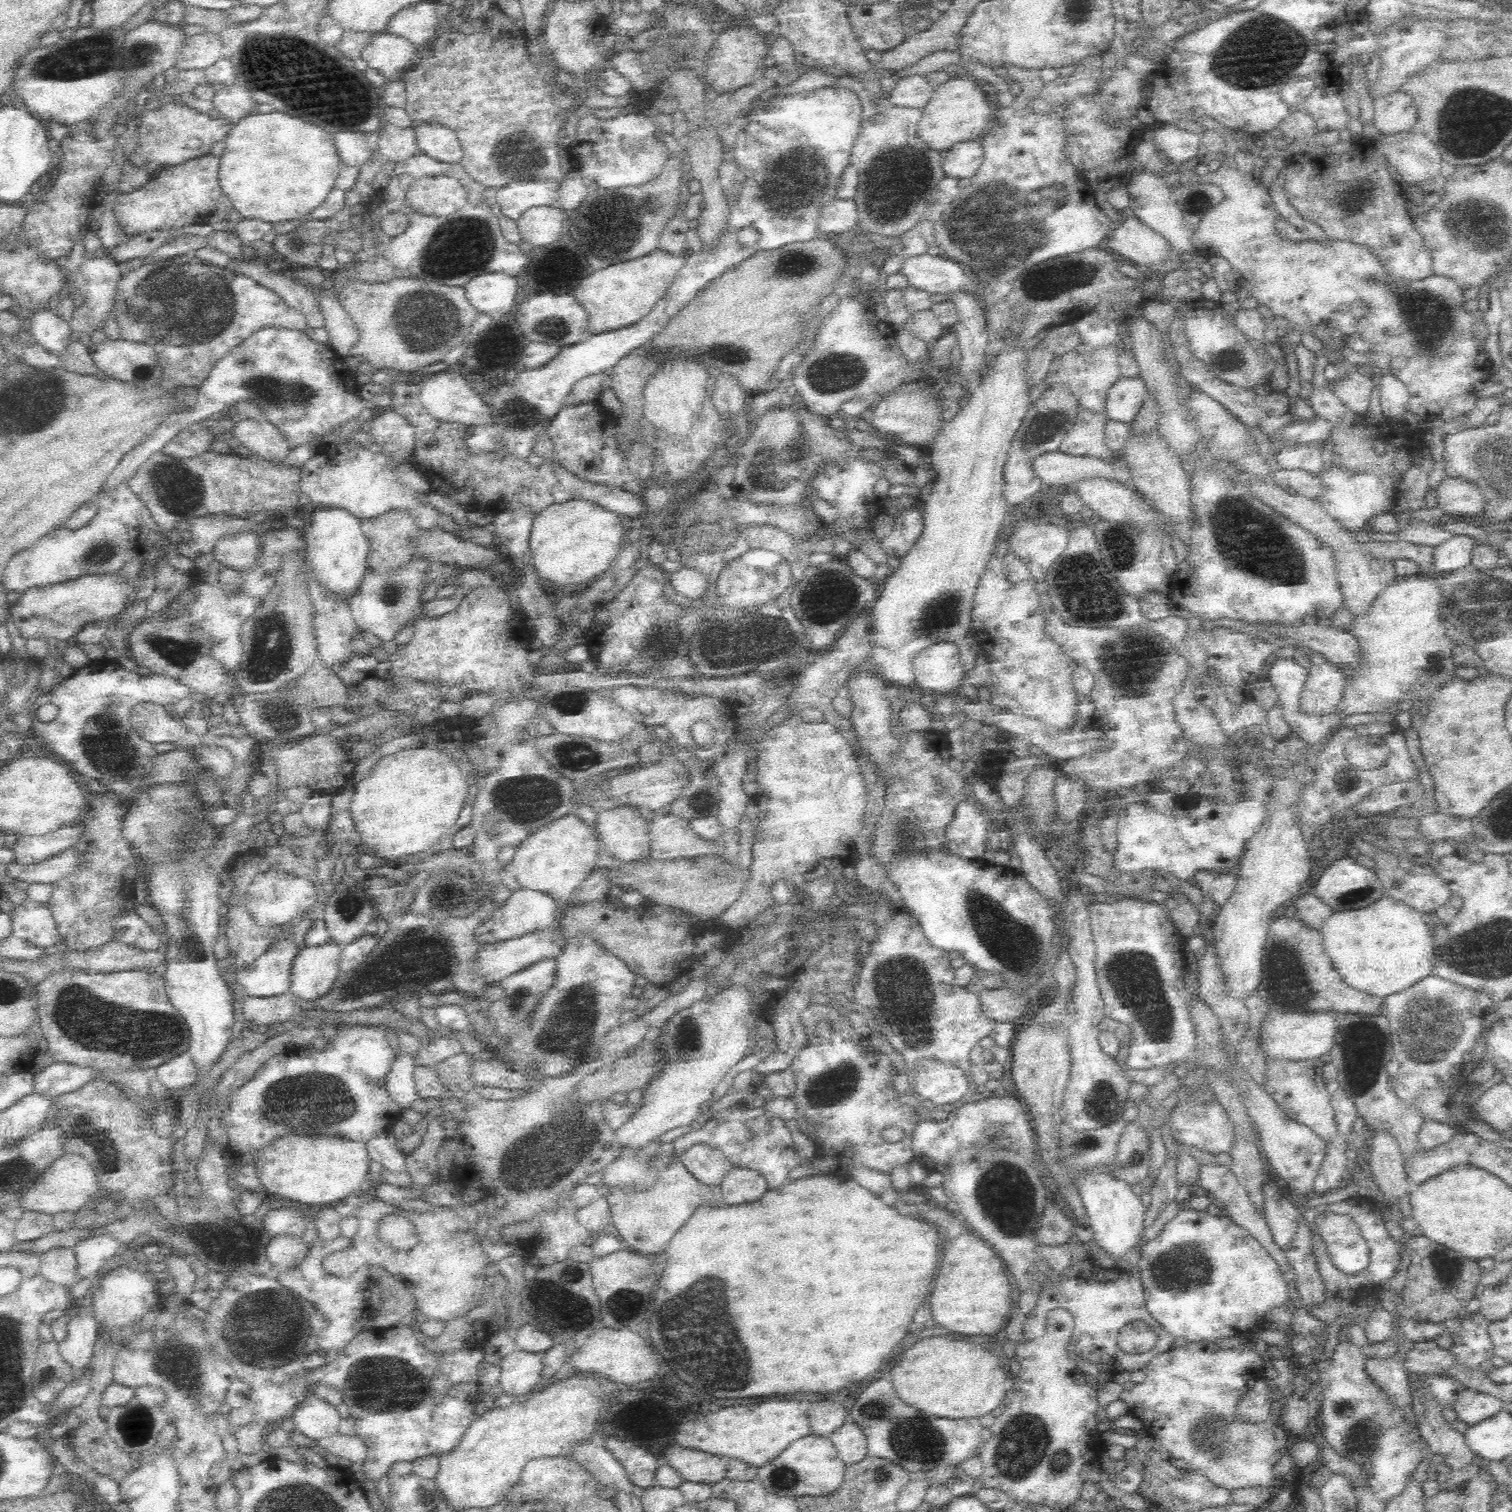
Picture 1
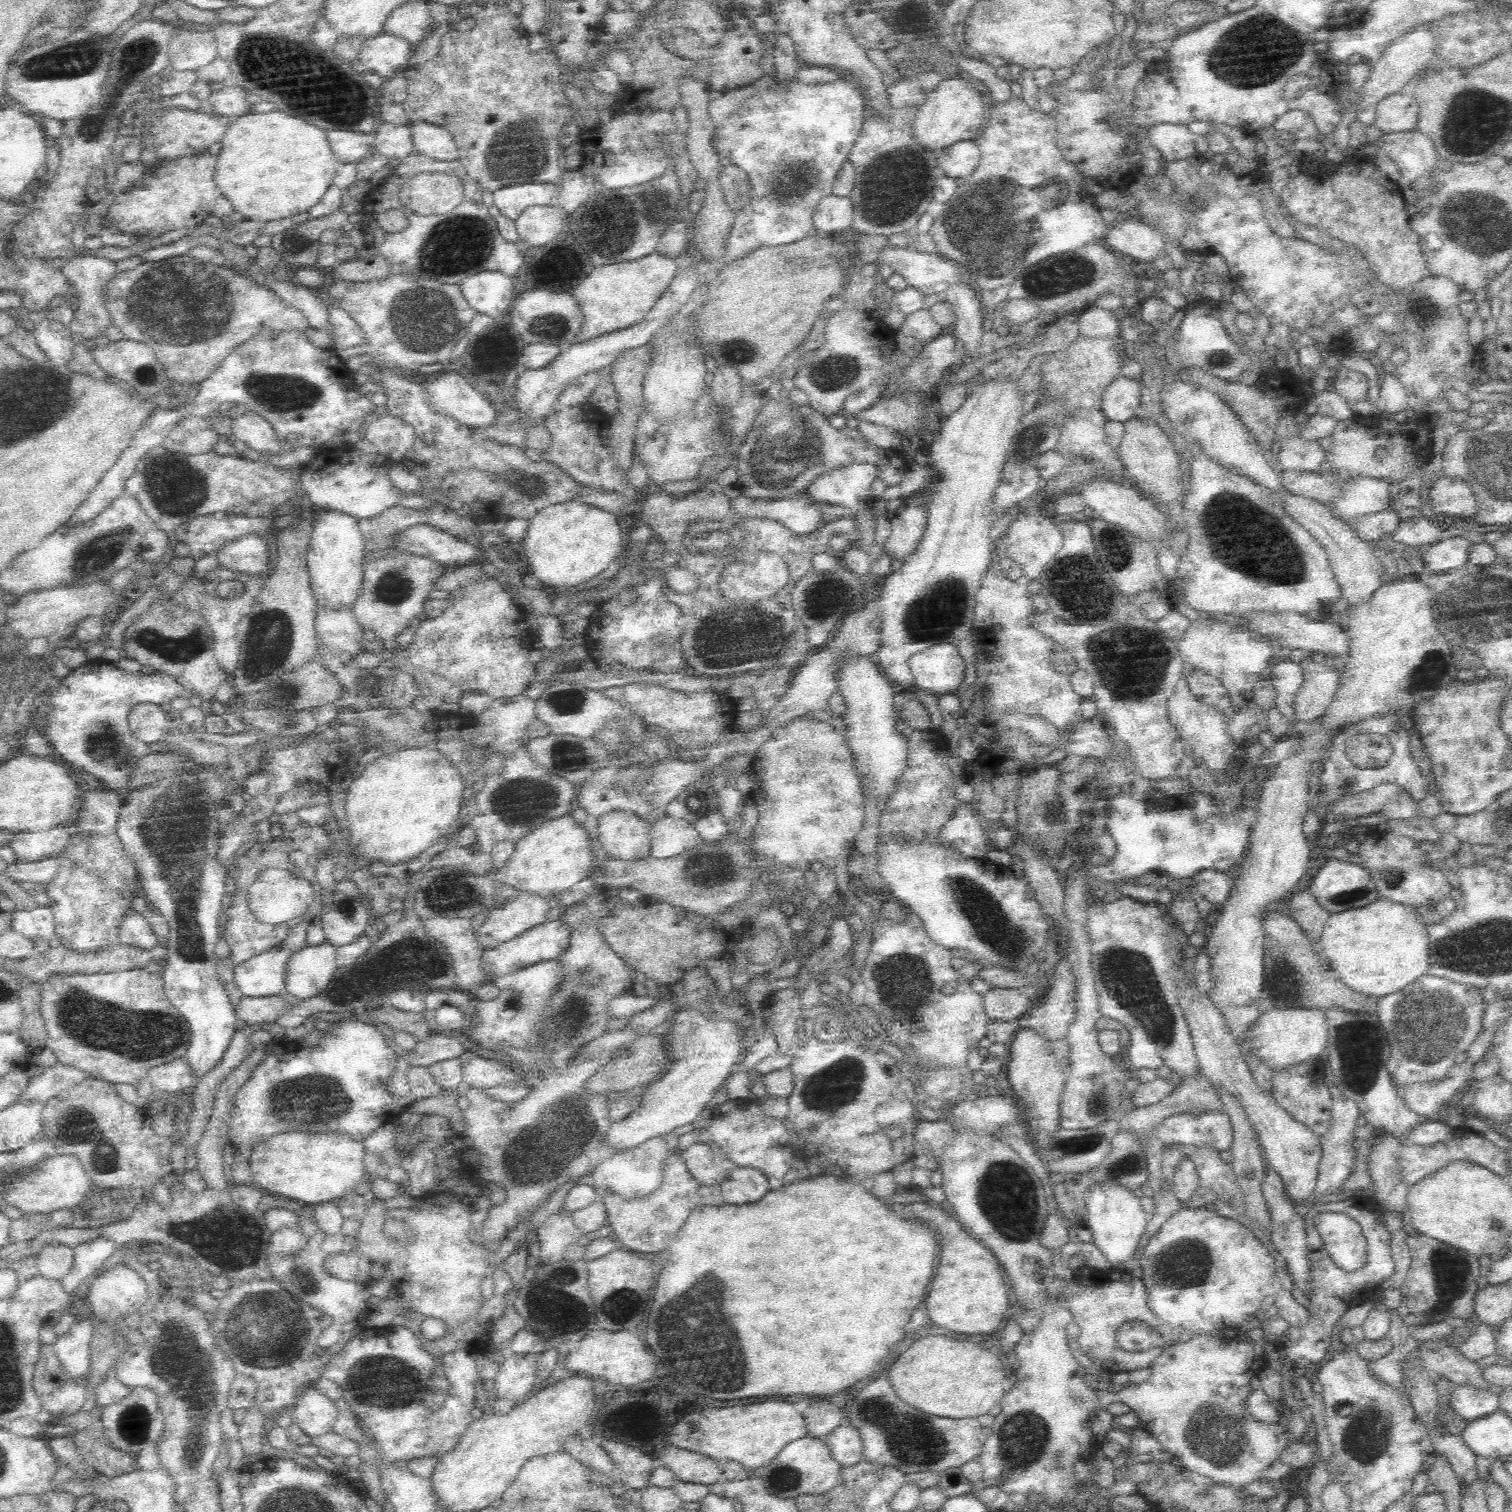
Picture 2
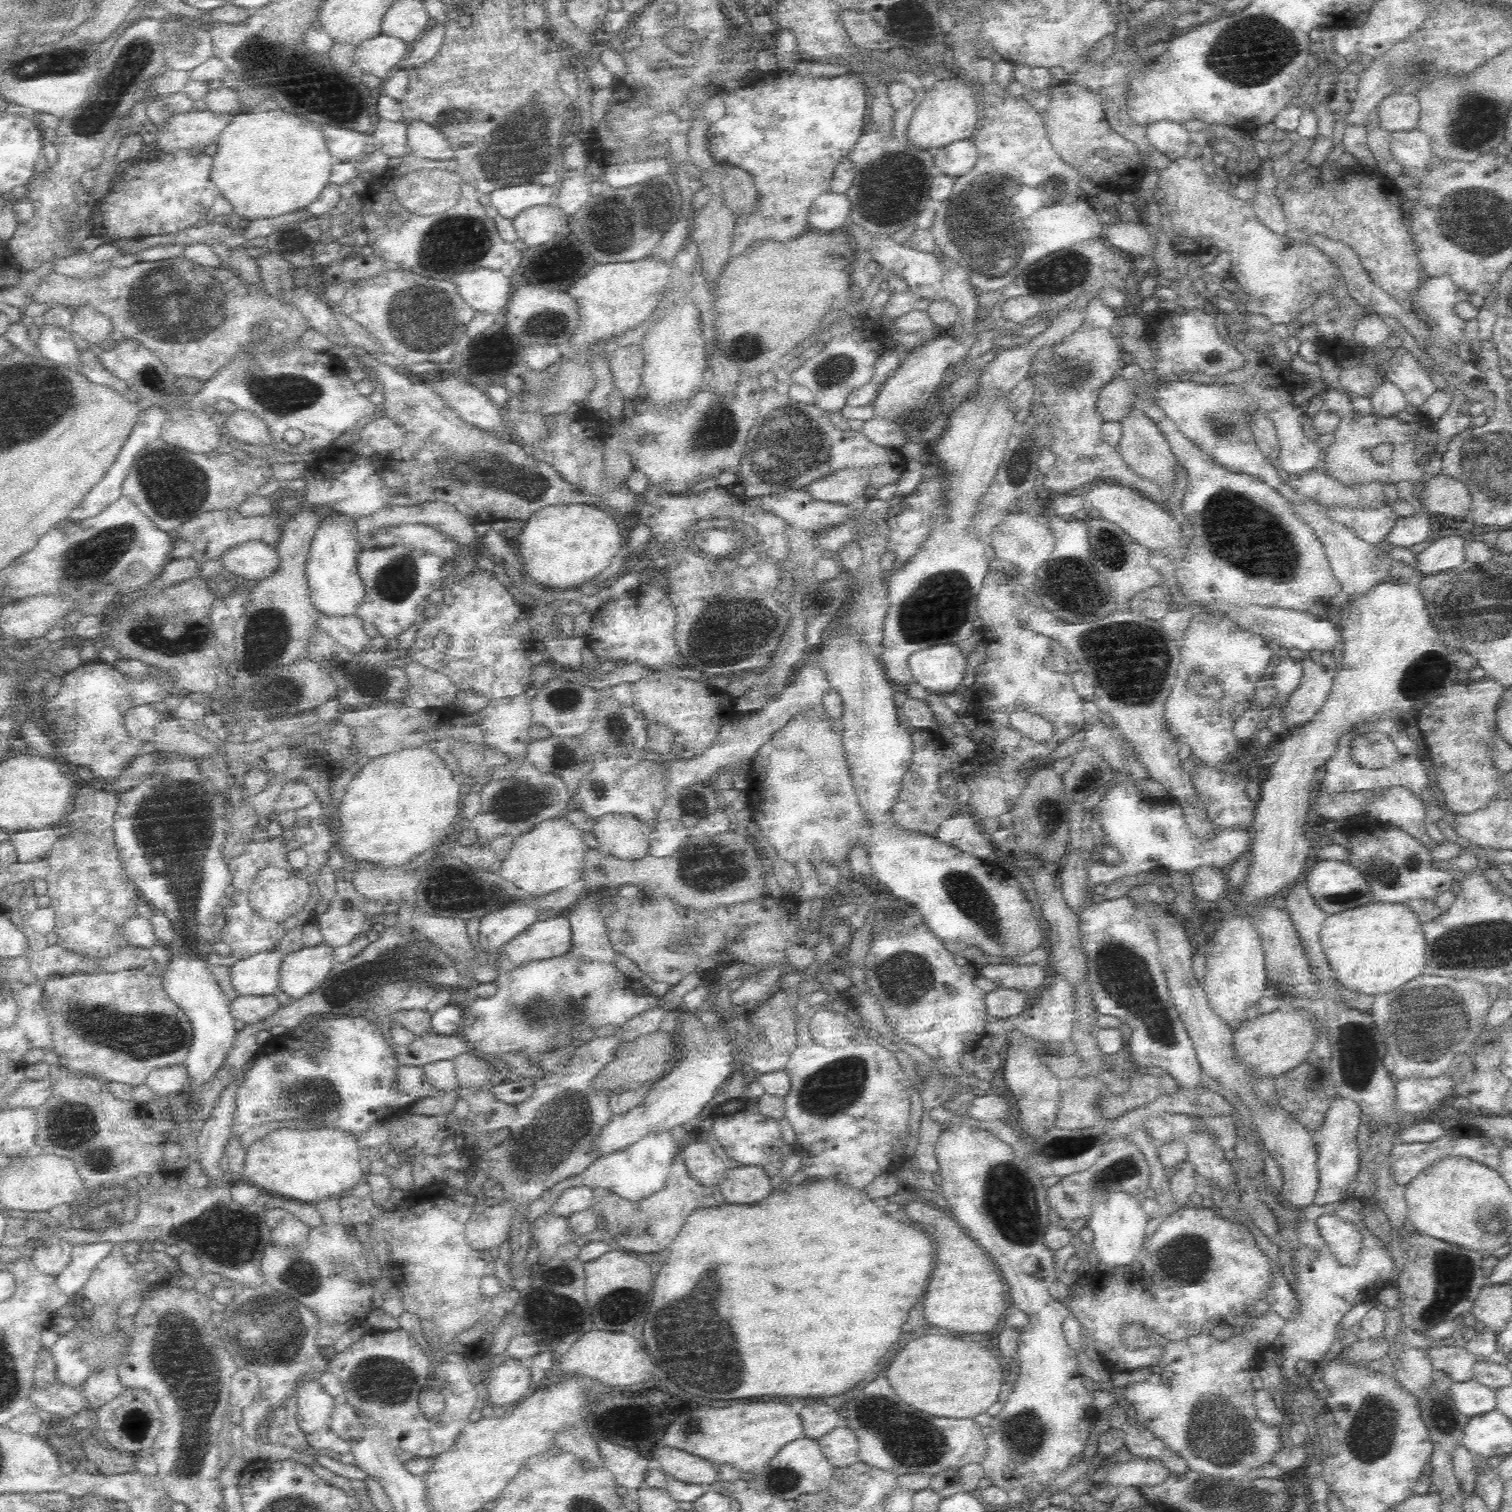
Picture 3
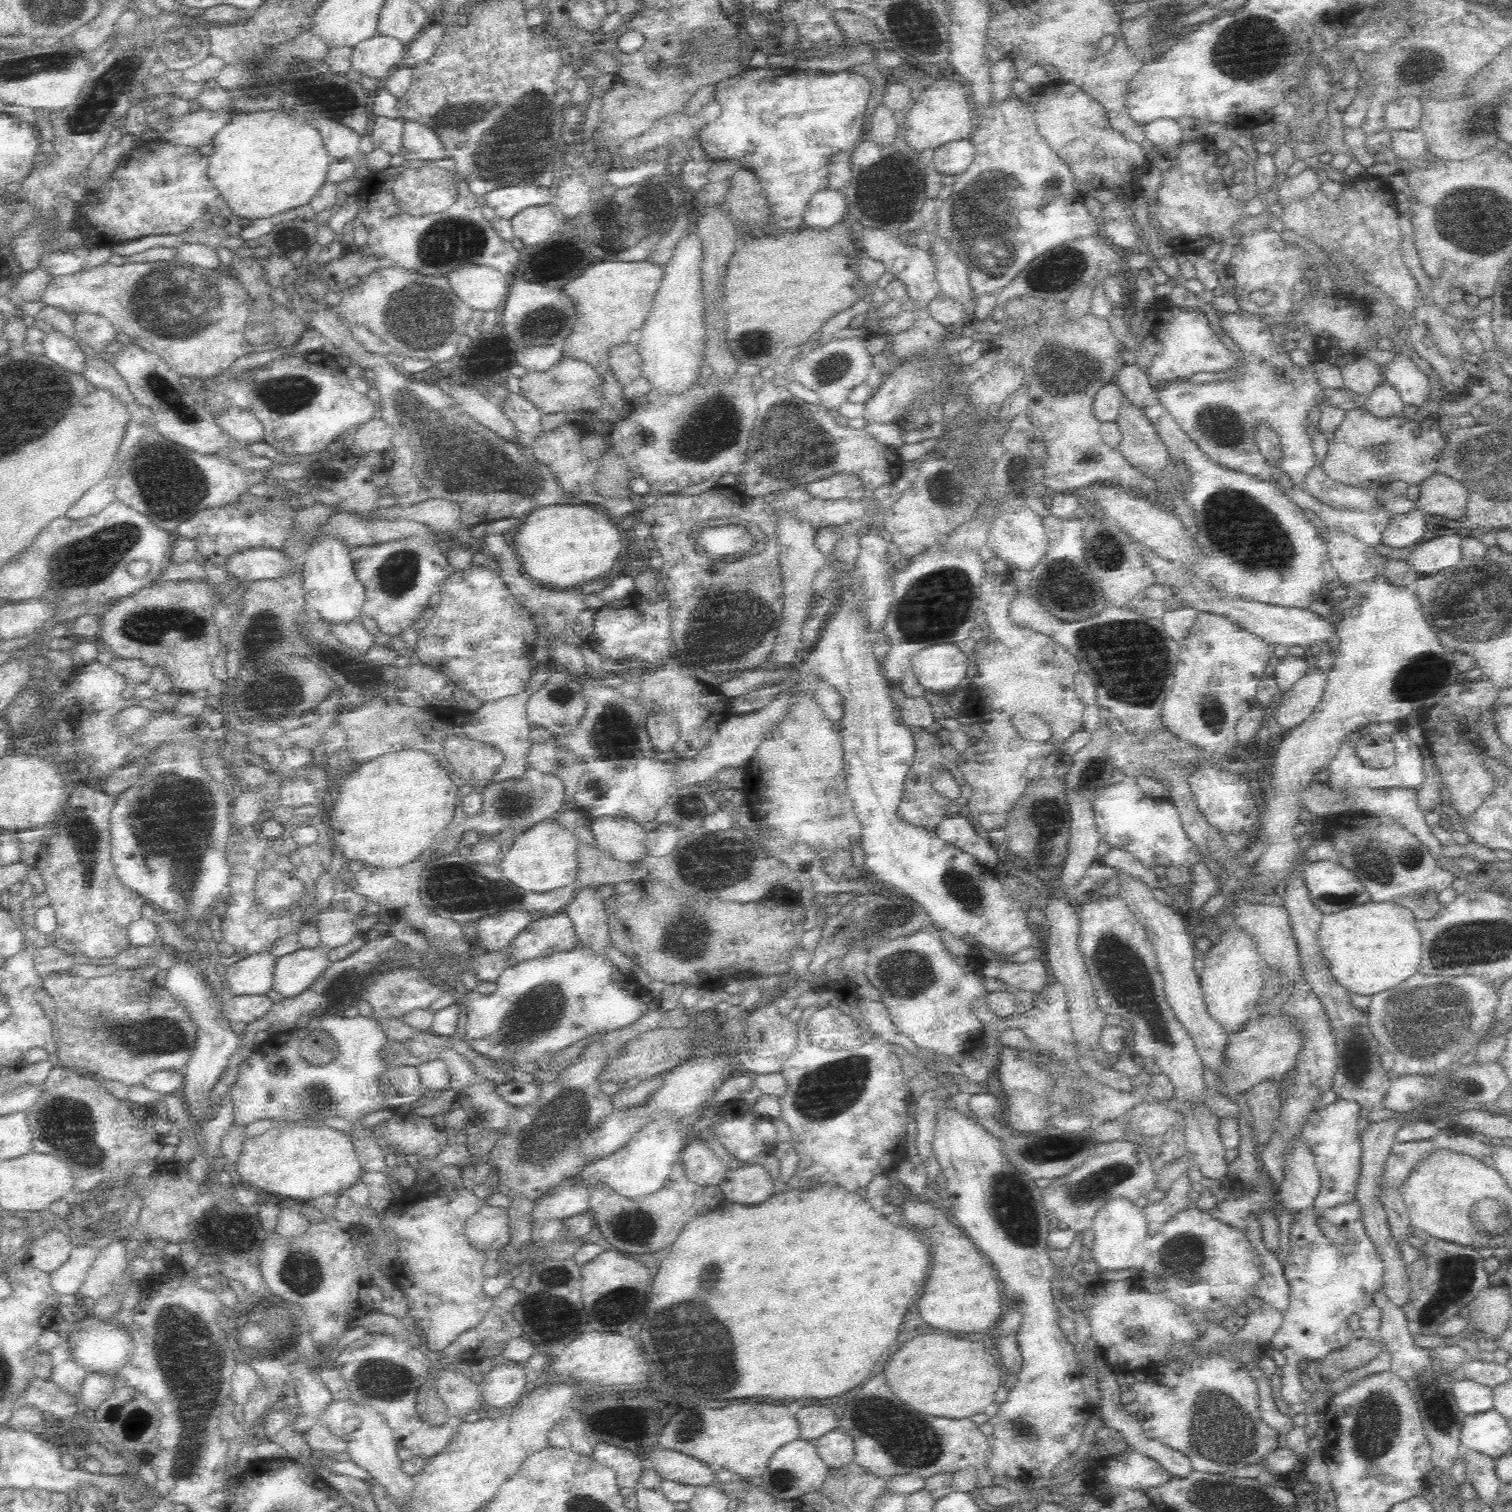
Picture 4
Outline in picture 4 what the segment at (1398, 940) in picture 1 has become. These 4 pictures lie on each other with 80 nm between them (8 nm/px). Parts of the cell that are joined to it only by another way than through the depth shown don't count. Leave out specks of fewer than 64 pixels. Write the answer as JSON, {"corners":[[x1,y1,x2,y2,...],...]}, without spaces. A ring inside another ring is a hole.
{"corners":[[1370,900,1360,906,1325,914,1321,924,1318,930,1321,953,1336,982,1348,992,1371,997,1416,975,1422,940,1416,928,1416,917,1408,908,1402,908,1394,901,1378,904]]}

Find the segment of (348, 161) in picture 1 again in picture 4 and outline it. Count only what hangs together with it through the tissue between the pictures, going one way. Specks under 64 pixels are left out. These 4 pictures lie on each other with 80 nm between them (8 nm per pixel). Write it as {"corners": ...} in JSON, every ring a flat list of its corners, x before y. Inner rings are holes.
{"corners":[[312,116,312,124,320,130,326,152,331,160,355,159,357,161,361,136,356,131,350,130,330,118]]}

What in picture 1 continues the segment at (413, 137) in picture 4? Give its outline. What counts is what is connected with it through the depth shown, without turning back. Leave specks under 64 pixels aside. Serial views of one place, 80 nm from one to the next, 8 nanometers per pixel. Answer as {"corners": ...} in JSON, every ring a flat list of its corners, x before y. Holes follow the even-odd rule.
{"corners":[[438,123,414,125,416,146,419,152,445,163,460,163,463,152,456,133]]}

